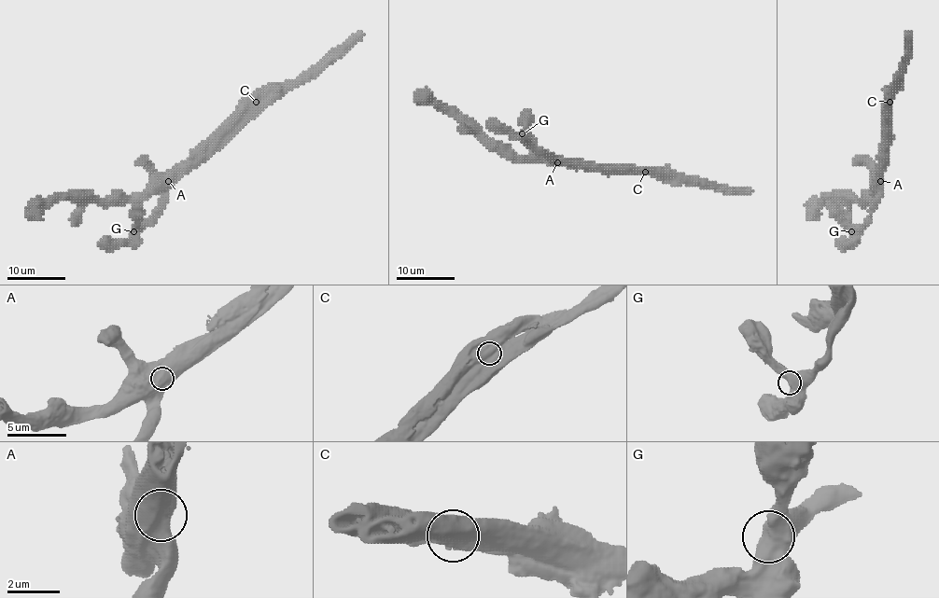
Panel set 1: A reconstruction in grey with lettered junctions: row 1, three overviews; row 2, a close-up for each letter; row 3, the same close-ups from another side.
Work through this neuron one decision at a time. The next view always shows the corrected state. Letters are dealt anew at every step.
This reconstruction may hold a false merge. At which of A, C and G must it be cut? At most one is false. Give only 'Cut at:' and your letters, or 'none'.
Cut at: C

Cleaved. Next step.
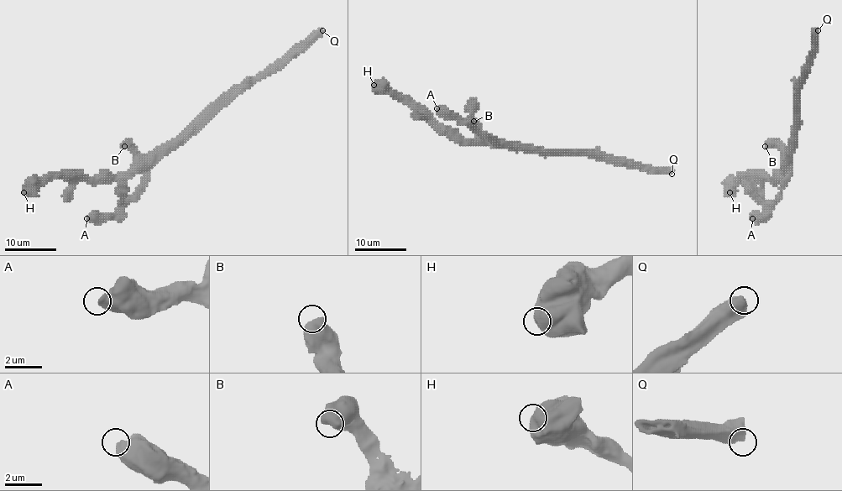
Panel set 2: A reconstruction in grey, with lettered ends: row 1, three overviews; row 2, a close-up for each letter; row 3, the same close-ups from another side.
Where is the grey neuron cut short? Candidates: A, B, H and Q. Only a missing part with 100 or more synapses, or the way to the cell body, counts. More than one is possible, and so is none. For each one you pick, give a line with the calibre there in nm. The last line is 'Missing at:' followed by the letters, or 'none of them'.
Q: calibre 700 nm
Missing at: Q

